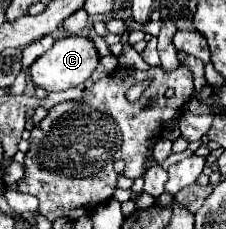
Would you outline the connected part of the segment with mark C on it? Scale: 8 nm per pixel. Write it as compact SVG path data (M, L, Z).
M71 35L71 37L61 37L55 41L55 45L41 55L33 65L31 65L31 79L35 85L43 87L45 91L65 91L71 89L83 81L87 81L91 77L91 73L97 69L99 65L99 53L93 45L93 41L89 41L87 37L79 37L79 35Z

